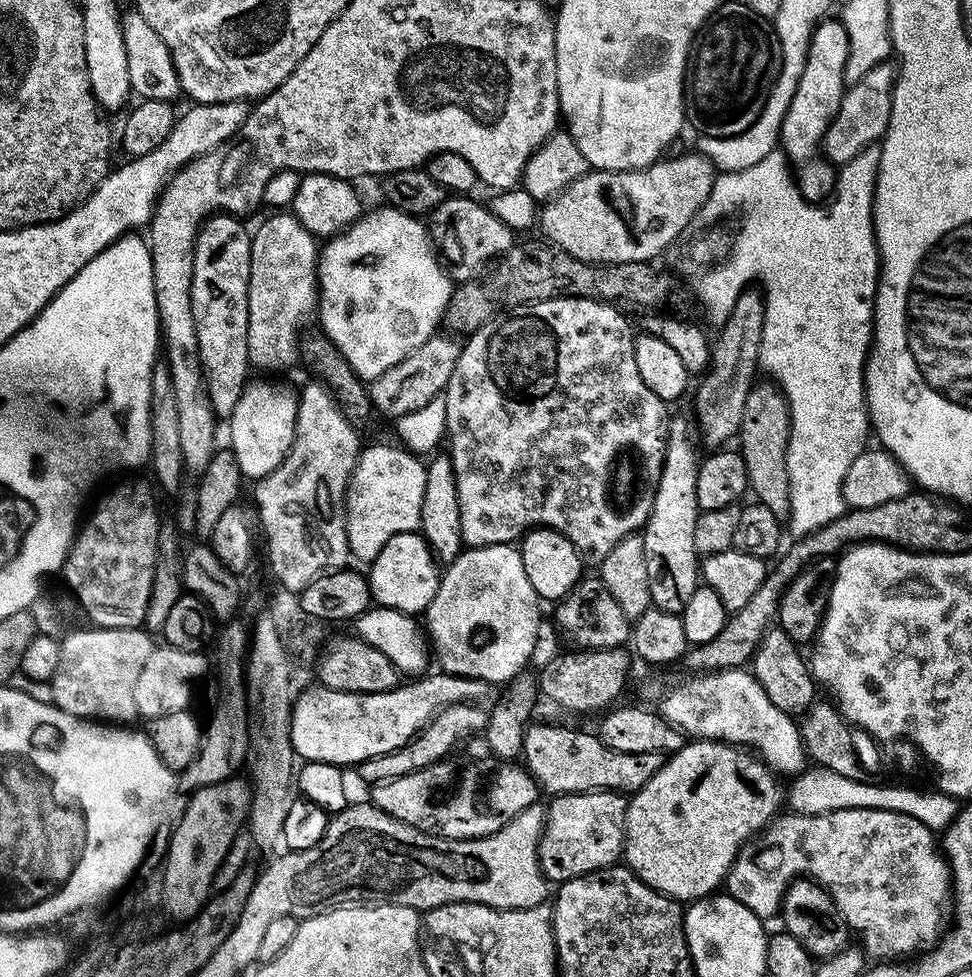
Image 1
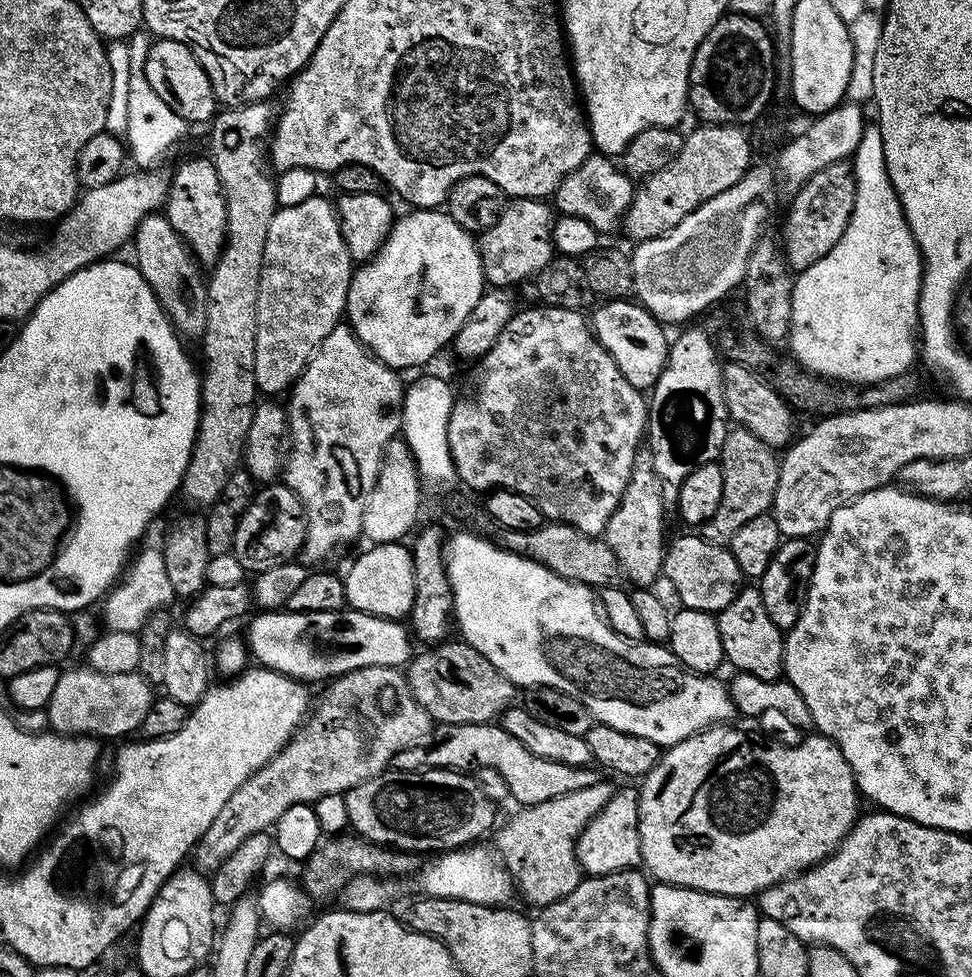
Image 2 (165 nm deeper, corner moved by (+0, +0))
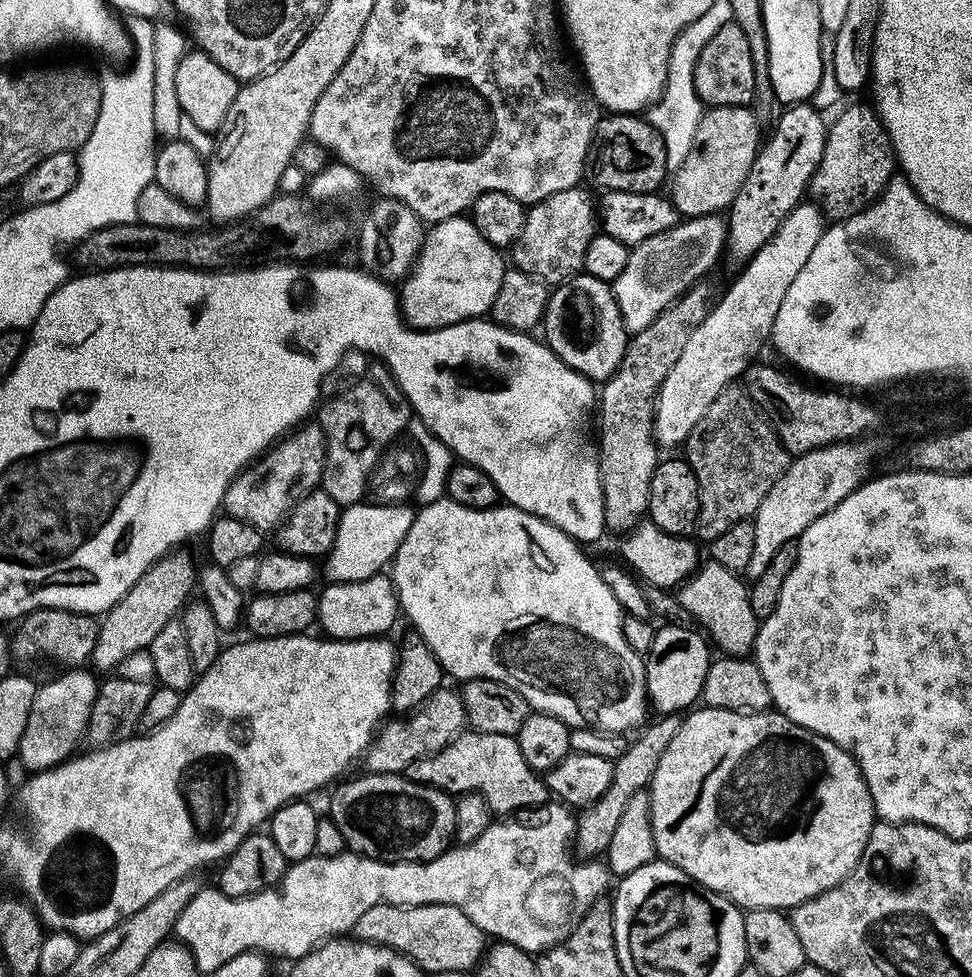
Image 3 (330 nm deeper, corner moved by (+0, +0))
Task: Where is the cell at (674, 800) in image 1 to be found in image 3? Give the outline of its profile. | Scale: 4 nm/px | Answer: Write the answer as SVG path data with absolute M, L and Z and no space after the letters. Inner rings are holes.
M700 706L695 709L696 712L680 729L675 733L674 731L669 735L666 746L662 750L662 754L658 758L658 762L654 766L654 774L648 779L647 794L648 805L650 806L650 836L652 842L652 851L663 863L669 864L671 868L678 869L683 876L687 876L689 880L693 880L695 884L700 884L704 888L714 890L718 894L722 894L726 899L732 901L737 906L743 906L745 909L751 910L753 908L771 908L773 906L787 906L793 904L796 900L806 898L835 884L836 881L841 880L844 875L856 865L857 860L865 855L866 845L868 843L868 833L870 825L874 819L872 815L872 803L868 797L868 791L864 785L864 779L860 773L860 766L857 764L855 758L850 754L850 750L846 750L844 746L834 738L830 738L821 732L810 730L806 726L800 726L794 722L793 719L783 716L781 714L753 714L751 712L735 712L733 708L713 708L711 706Z

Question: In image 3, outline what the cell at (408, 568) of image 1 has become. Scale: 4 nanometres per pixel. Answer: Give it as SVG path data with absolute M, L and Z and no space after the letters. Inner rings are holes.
M384 567L362 581L333 583L330 588L322 596L322 620L336 635L333 637L364 642L369 638L380 638L376 636L384 636L388 631L391 633L401 623L400 611L405 611L406 605L400 594L397 575L391 567Z

